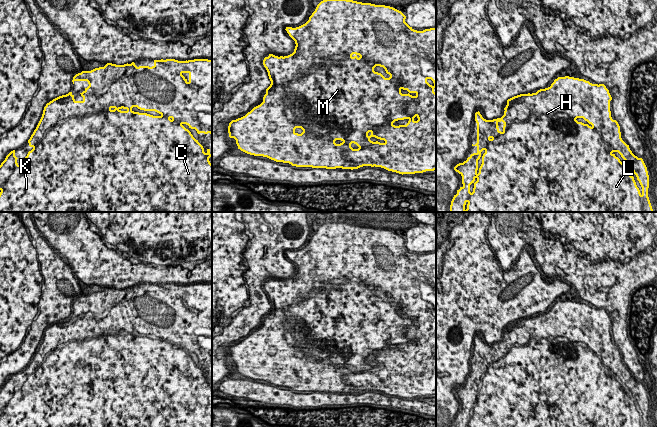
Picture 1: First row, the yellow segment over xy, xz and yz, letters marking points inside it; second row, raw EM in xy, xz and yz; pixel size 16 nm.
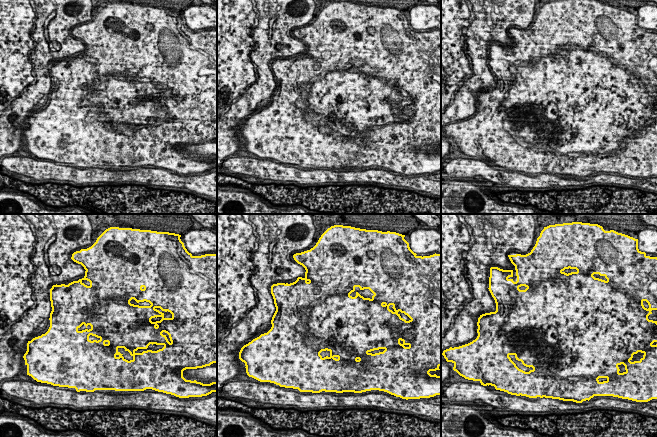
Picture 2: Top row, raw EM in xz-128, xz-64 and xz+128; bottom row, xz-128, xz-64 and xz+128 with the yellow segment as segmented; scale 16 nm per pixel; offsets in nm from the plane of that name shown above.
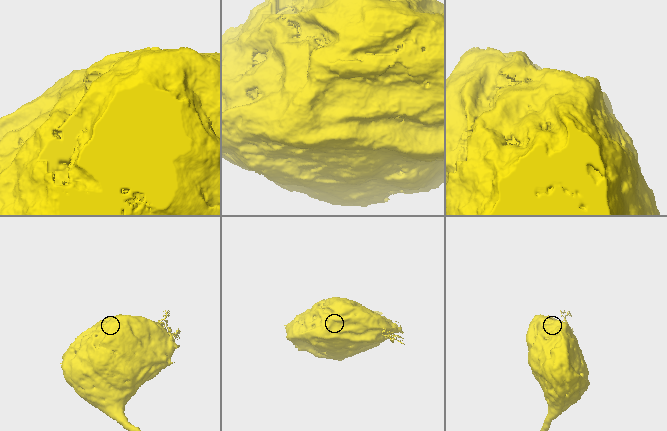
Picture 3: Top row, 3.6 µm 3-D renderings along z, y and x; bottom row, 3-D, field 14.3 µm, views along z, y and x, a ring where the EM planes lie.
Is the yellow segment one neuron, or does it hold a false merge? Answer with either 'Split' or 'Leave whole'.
Leave whole

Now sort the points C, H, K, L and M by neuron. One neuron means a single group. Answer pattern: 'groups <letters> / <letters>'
groups C H K L M

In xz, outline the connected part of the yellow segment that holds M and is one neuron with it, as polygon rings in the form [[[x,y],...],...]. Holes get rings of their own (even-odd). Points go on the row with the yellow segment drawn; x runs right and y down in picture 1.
[[[323,0],[321,1],[312,15],[309,17],[309,20],[296,28],[286,27],[286,31],[289,36],[295,41],[295,49],[294,52],[288,56],[275,56],[273,54],[269,54],[268,57],[265,57],[263,60],[263,65],[268,72],[269,79],[271,81],[270,86],[266,89],[266,94],[263,97],[263,102],[254,107],[250,112],[248,112],[245,116],[238,118],[236,120],[232,120],[228,126],[228,133],[230,138],[234,138],[236,140],[236,144],[238,149],[241,151],[254,155],[254,156],[263,156],[267,157],[276,162],[289,163],[292,166],[296,167],[312,167],[312,168],[326,168],[326,169],[358,169],[363,166],[371,166],[371,167],[381,167],[388,171],[396,172],[399,174],[415,174],[415,173],[423,173],[426,171],[434,171],[436,170],[436,93],[434,89],[436,88],[436,28],[425,29],[423,31],[414,30],[405,22],[406,16],[399,10],[385,5],[375,5],[371,3],[362,3],[353,0]],[[376,66],[383,67],[387,74],[390,75],[389,78],[385,78],[381,73],[375,72],[374,68]],[[408,119],[408,123],[406,125],[395,126],[393,123],[398,120]]]

